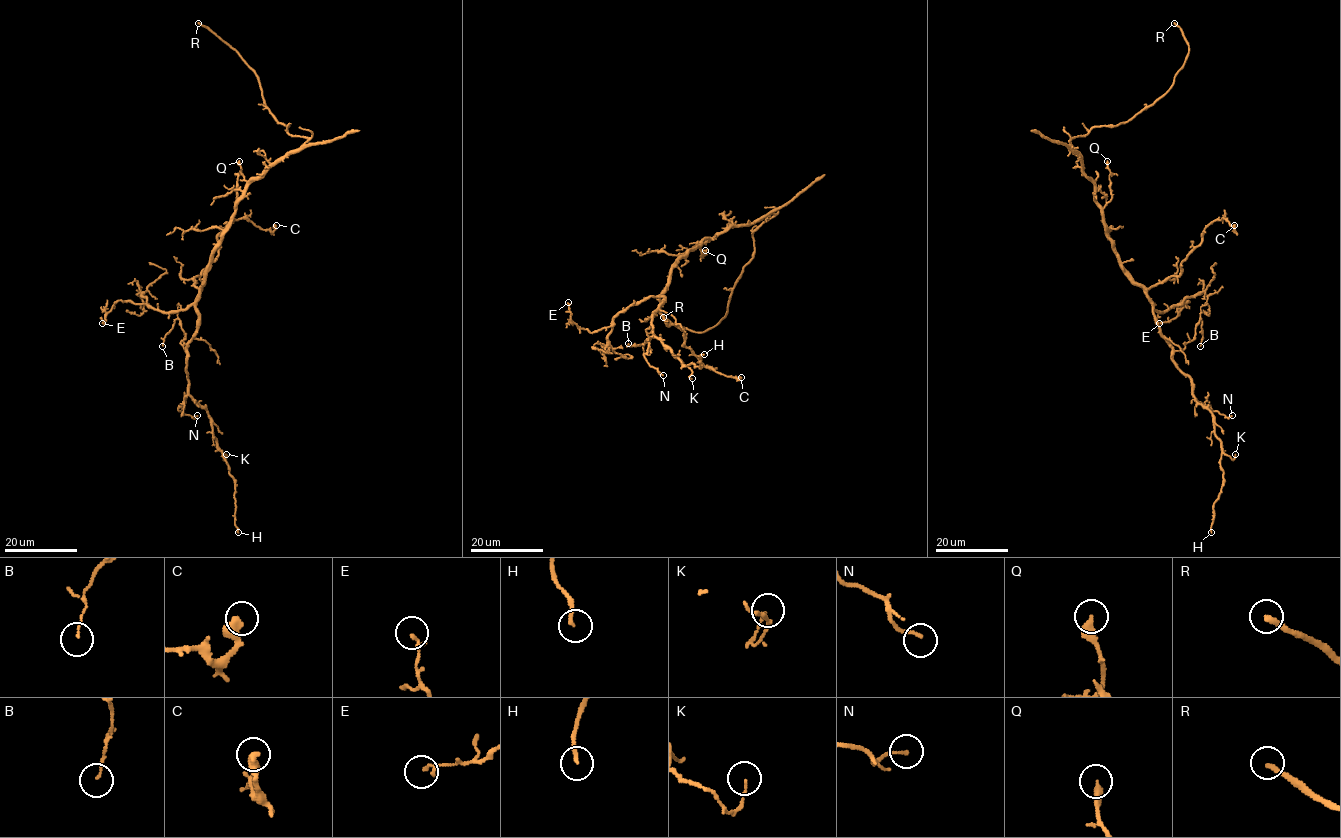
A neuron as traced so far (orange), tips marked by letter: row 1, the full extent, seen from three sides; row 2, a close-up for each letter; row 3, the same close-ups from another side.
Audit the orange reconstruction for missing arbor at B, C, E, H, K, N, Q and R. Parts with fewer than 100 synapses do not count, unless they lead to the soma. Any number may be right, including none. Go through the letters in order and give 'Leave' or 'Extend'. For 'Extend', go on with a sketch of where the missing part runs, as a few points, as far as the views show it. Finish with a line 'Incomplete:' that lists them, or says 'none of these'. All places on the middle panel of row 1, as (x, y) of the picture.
B: Leave
C: Leave
E: Leave
H: Leave
K: Leave
N: Leave
Q: Leave
R: Extend. Course of what is missing: (663, 317), (635, 304), (562, 244), (548, 219), (538, 209)
Incomplete: R

